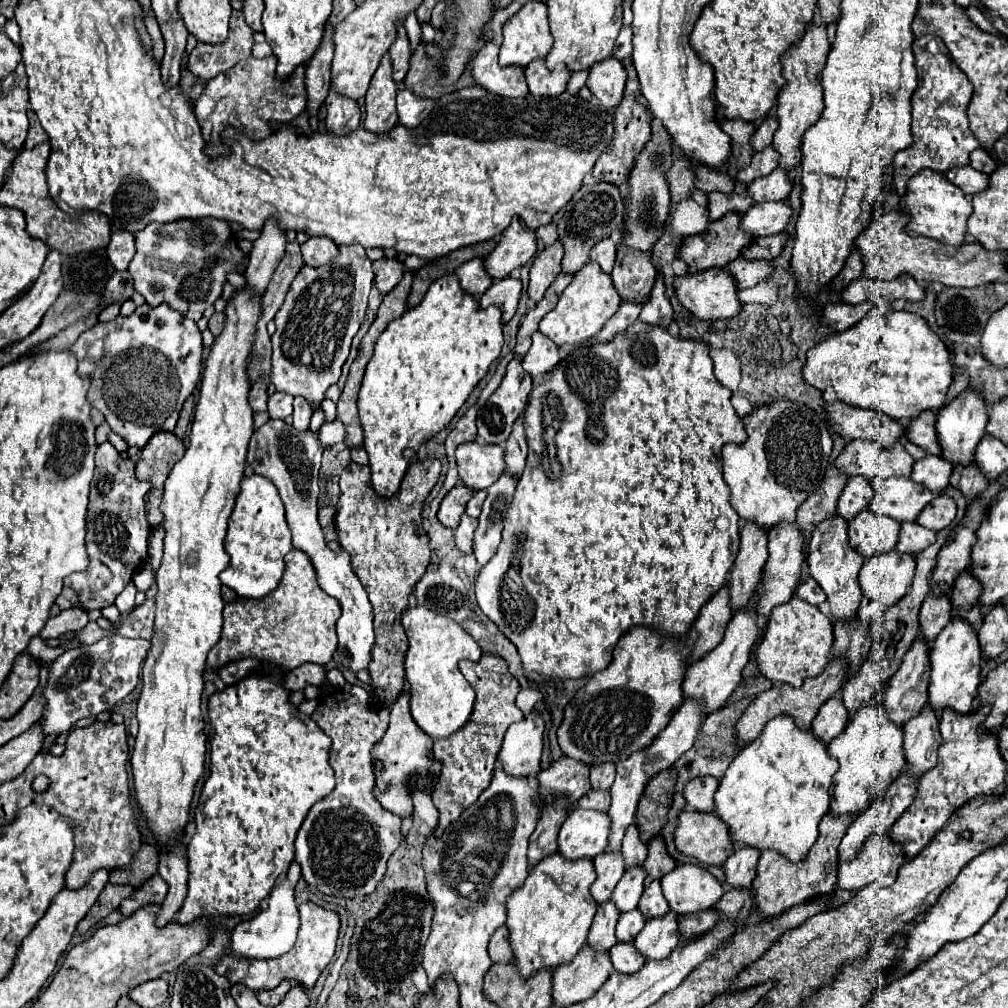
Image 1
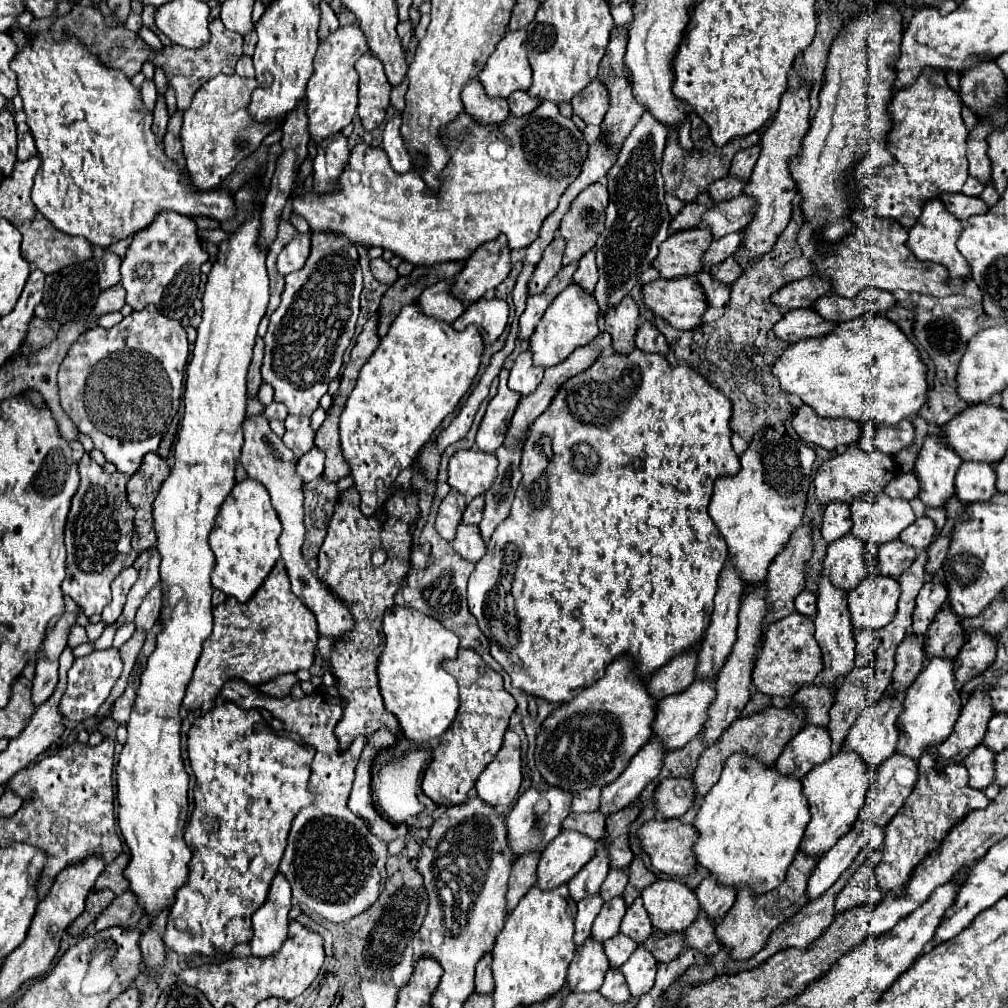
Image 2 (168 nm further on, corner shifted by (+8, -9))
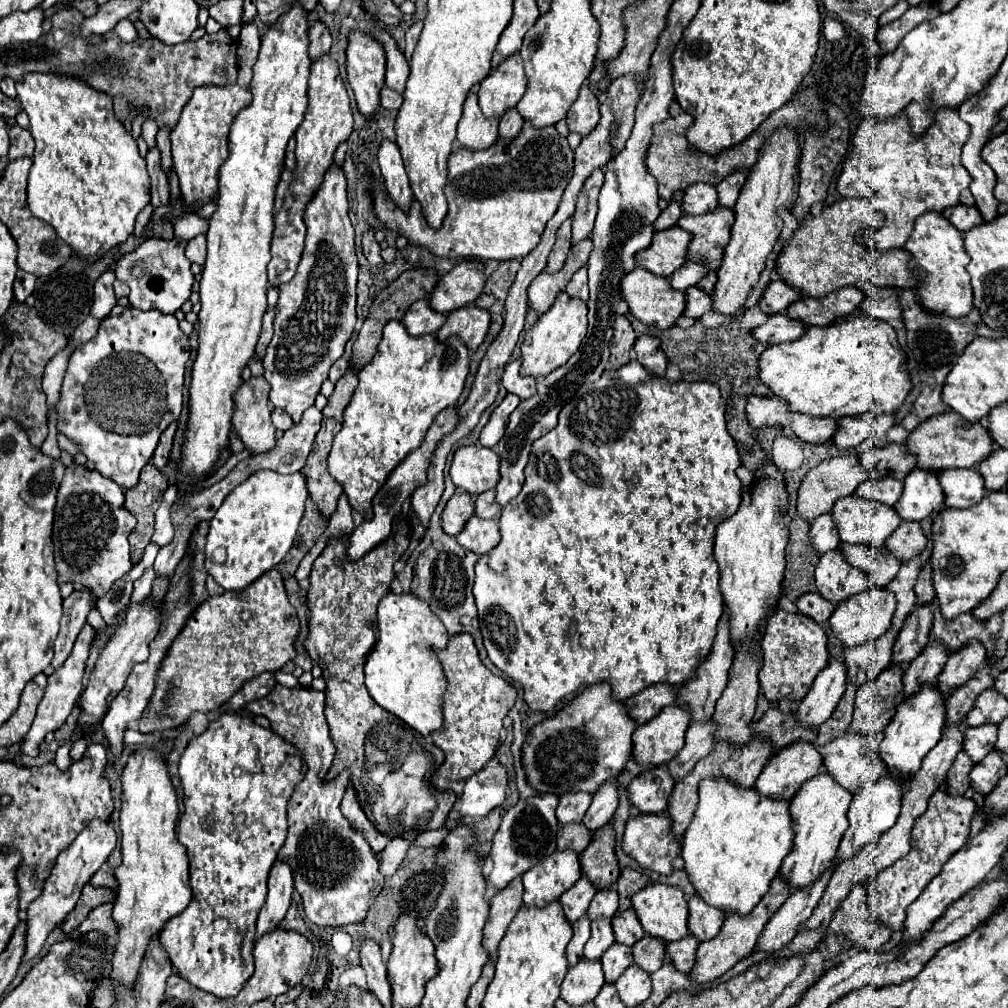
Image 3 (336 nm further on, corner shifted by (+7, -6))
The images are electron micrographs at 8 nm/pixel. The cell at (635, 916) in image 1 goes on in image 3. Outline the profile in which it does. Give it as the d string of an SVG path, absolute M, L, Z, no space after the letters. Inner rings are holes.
M620 943L610 945L602 955L602 971L606 983L614 983L630 965L632 965L632 949Z

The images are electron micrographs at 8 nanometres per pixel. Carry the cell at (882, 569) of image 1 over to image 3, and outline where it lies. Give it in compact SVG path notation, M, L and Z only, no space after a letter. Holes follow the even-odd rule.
M866 589L860 595L852 595L852 597L840 601L836 605L832 617L828 619L828 625L832 629L832 635L844 647L854 647L854 645L862 645L862 643L874 641L880 635L884 635L884 631L888 631L888 627L890 627L894 609L896 609L896 599L890 591L886 591L886 589Z

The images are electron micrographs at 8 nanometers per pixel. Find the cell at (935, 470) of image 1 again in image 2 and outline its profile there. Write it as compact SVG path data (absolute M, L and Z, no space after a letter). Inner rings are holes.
M907 472L907 474L897 474L885 488L885 494L889 494L891 498L905 498L905 500L913 500L919 498L919 478L915 478L915 472Z

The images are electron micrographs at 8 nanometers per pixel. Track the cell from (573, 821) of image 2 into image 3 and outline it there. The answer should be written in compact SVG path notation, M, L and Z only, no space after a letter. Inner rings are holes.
M572 823L566 827L560 827L558 831L558 839L556 839L556 849L564 851L564 849L572 849L576 853L584 851L584 847L588 847L592 839L592 831L586 829L582 823Z

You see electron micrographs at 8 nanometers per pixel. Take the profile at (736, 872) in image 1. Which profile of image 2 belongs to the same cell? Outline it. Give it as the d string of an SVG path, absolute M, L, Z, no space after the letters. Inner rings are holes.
M709 876L695 888L695 894L703 912L709 918L723 918L727 910L733 906L737 890L735 886L719 886L719 882L715 882L715 878Z

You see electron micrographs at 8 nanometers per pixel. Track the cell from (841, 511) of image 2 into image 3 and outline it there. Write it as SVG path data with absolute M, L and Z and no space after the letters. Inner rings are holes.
M830 513L816 517L816 521L812 521L808 535L810 535L810 545L818 555L824 555L840 545L840 537L838 537L836 525L832 523Z

